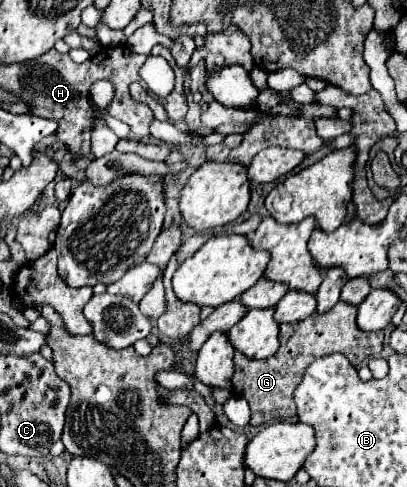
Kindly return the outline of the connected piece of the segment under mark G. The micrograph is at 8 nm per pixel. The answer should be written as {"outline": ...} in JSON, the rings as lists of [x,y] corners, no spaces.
{"outline":[[[338,302],[332,310],[328,310],[322,316],[310,316],[296,324],[282,324],[280,326],[280,350],[276,356],[266,360],[248,360],[242,356],[242,352],[234,354],[234,378],[232,378],[232,390],[236,396],[246,398],[252,410],[250,426],[262,426],[274,420],[282,420],[296,414],[292,392],[298,386],[298,380],[302,380],[302,372],[320,356],[328,356],[334,352],[342,352],[350,358],[354,366],[360,366],[360,362],[376,356],[382,352],[384,334],[382,332],[362,332],[356,328],[356,306]]]}

